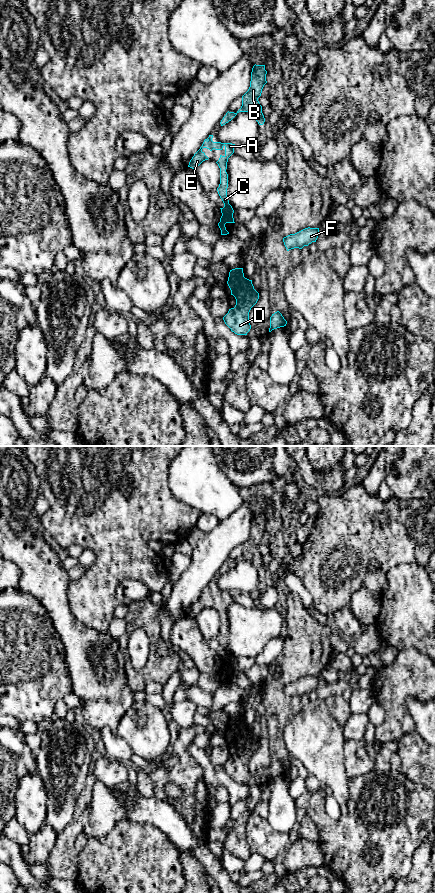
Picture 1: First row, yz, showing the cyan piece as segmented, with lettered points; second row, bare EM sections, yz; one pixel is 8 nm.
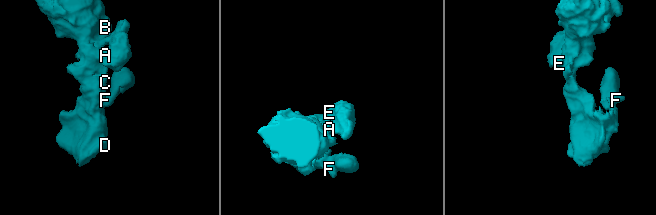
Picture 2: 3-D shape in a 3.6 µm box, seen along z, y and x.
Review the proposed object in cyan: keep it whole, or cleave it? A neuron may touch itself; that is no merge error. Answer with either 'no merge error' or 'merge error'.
no merge error

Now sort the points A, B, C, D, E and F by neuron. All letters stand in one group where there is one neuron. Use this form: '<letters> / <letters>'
A B C D E F

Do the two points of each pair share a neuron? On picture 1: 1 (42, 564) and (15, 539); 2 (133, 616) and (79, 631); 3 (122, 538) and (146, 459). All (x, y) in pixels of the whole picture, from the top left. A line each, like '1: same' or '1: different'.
1: same
2: different
3: same

